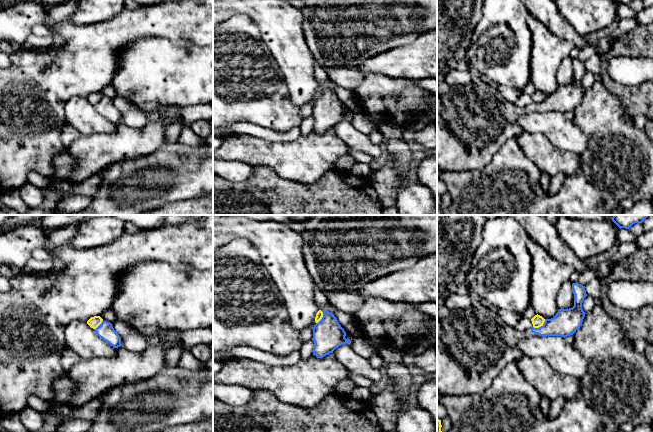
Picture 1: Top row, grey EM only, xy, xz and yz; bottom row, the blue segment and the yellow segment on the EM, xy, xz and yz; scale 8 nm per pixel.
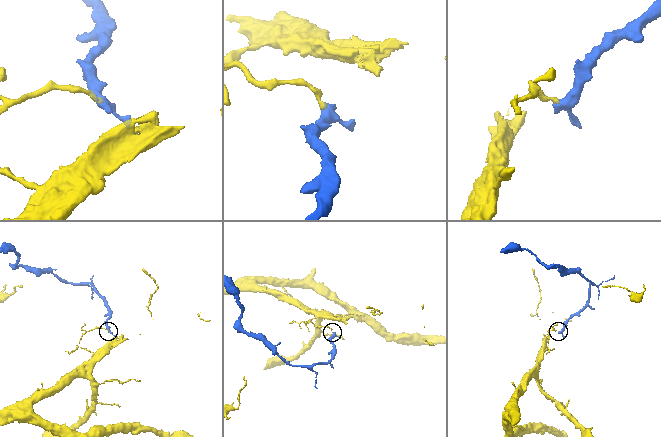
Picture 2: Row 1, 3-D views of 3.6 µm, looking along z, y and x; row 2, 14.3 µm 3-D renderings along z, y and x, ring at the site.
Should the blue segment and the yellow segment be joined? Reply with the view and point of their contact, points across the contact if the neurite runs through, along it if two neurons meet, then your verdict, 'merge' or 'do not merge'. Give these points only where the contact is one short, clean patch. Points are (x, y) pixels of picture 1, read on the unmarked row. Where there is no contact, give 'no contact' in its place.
meets blue in yz at (541, 102); border along yz (545, 95), (540, 102), (533, 103); do not merge

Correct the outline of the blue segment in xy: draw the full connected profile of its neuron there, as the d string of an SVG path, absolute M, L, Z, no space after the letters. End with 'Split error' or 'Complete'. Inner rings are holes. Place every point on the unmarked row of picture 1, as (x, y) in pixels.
M102 97L102 99L94 106L100 114L109 119L114 124L121 122L121 114L116 109L110 98Z. Complete

